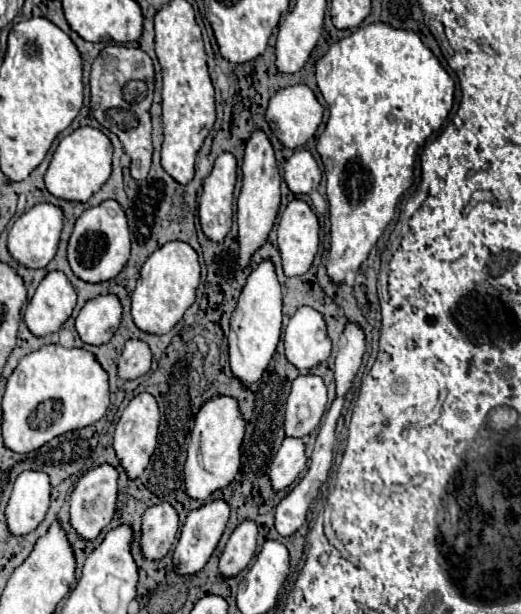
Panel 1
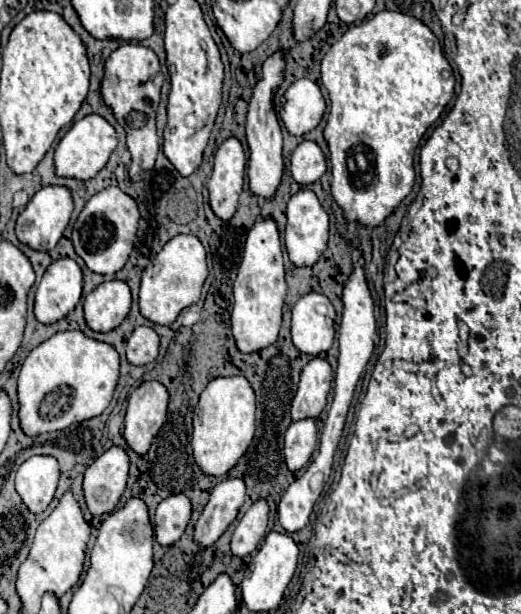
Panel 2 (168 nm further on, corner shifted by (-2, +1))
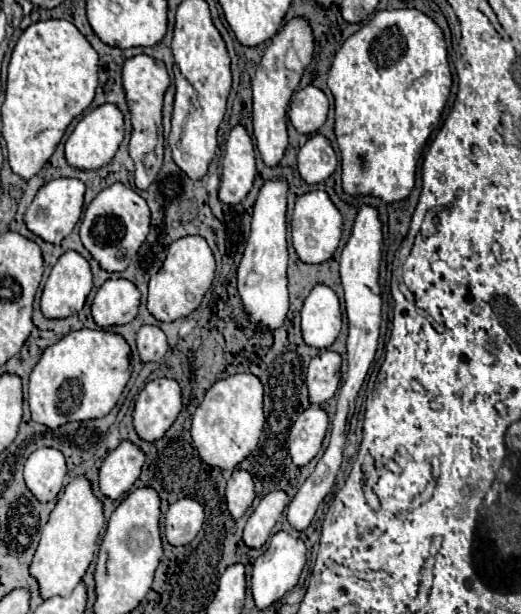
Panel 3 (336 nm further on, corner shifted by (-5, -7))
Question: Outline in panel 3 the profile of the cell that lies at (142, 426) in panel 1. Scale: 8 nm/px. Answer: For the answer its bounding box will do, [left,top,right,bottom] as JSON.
[134,379,182,441]

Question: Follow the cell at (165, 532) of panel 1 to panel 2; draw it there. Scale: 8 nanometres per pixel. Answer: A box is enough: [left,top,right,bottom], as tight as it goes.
[155,495,191,545]

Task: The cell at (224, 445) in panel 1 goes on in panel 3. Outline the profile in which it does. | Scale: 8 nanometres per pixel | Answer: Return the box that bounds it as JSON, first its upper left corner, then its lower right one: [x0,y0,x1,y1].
[192,373,264,469]

